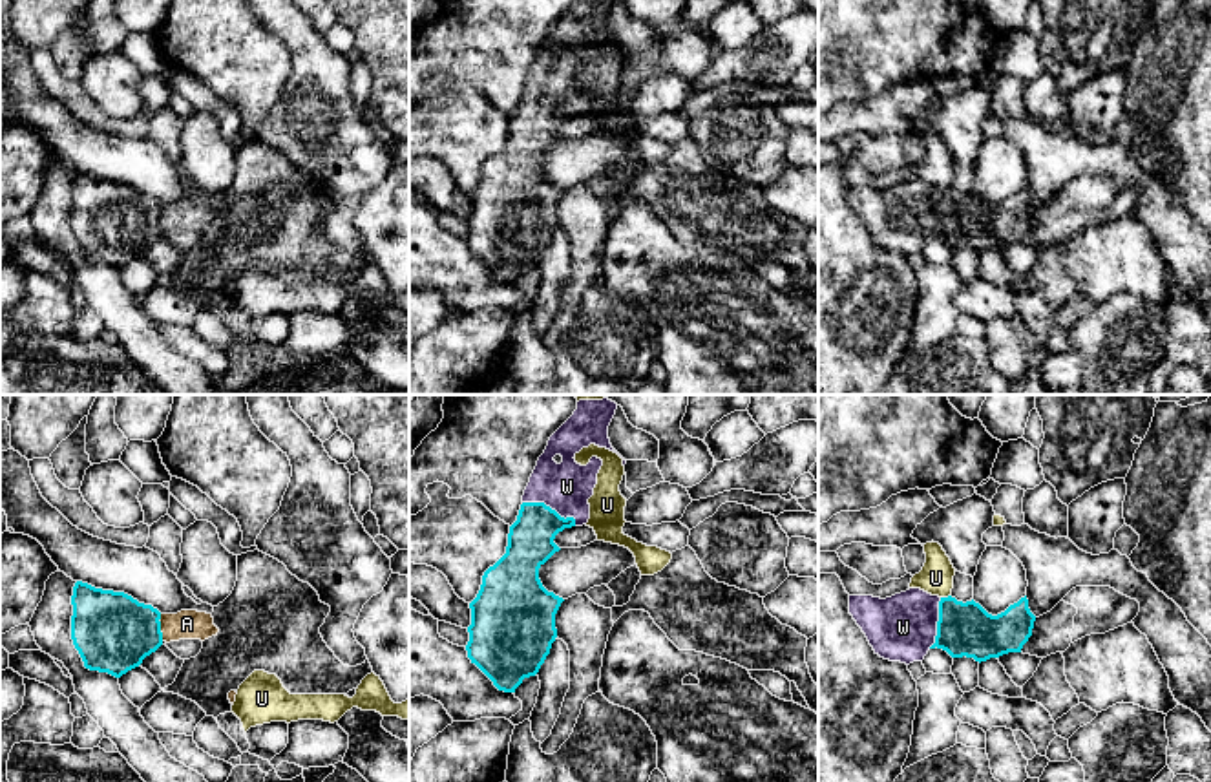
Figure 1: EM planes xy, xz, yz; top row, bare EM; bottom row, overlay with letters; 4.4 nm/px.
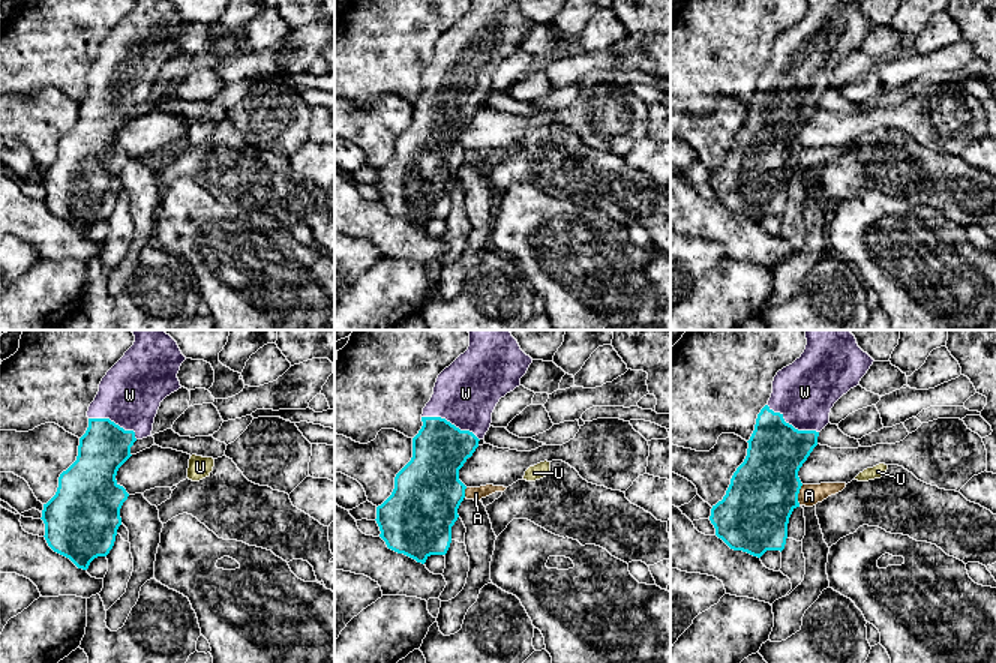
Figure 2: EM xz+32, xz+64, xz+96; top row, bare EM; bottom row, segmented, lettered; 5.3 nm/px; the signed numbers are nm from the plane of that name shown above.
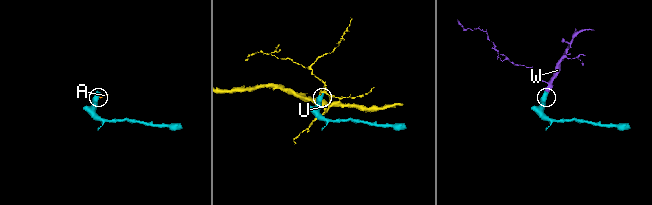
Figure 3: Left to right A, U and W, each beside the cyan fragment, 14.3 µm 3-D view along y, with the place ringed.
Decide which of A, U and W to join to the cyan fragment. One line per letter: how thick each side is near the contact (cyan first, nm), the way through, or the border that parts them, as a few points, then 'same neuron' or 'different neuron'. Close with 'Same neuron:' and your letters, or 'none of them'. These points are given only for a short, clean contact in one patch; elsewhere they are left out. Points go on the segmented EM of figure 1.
A: calibres 360 and 130 nm; border xy (159, 614), (163, 640); different neuron
U: calibres 240 and 150 nm; border yz (950, 594), (941, 598); different neuron
W: calibres 200 and 220 nm; way xz (530, 541), (539, 519), (550, 508), (567, 486); same neuron
Same neuron: W

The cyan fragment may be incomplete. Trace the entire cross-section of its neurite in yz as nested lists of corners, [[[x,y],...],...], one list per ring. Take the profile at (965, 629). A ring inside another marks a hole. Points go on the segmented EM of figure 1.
[[[910,588],[891,597],[849,596],[849,614],[866,634],[875,654],[890,661],[922,661],[930,649],[942,649],[952,658],[974,658],[986,661],[1008,652],[1021,652],[1032,636],[1036,616],[1028,608],[1027,596],[1005,612],[992,616],[979,603],[955,597],[932,596],[921,588]]]

